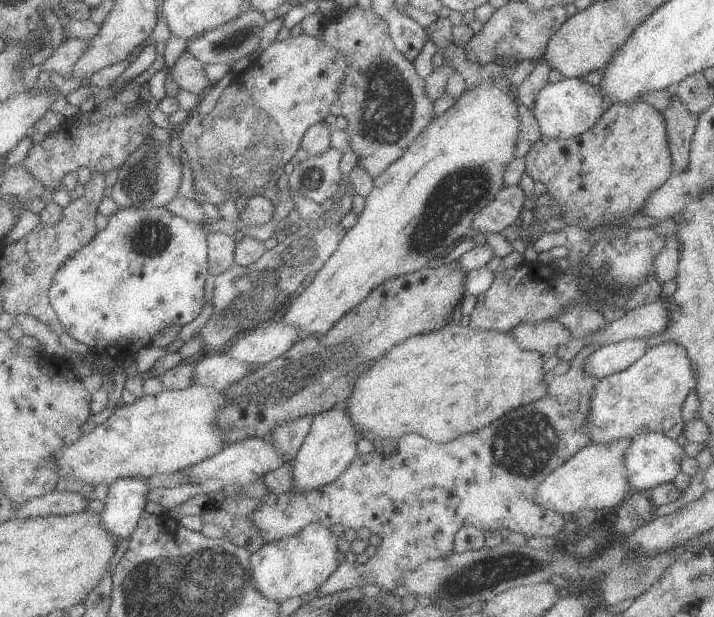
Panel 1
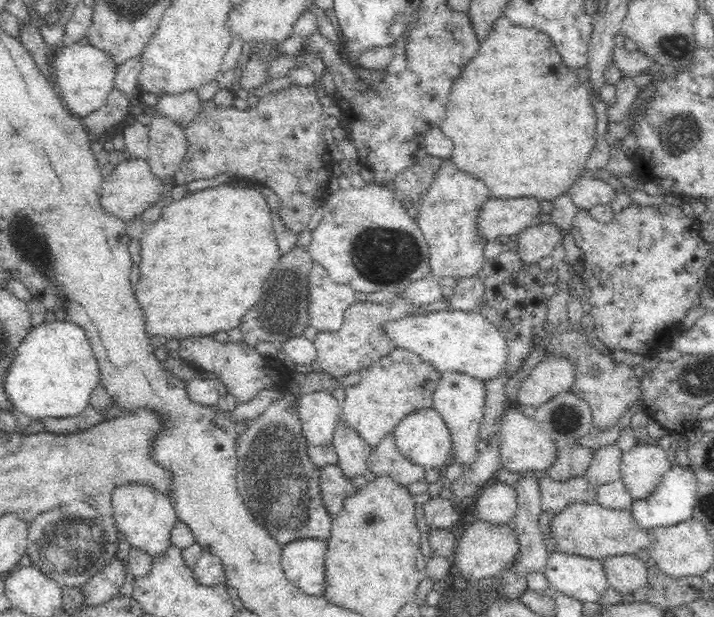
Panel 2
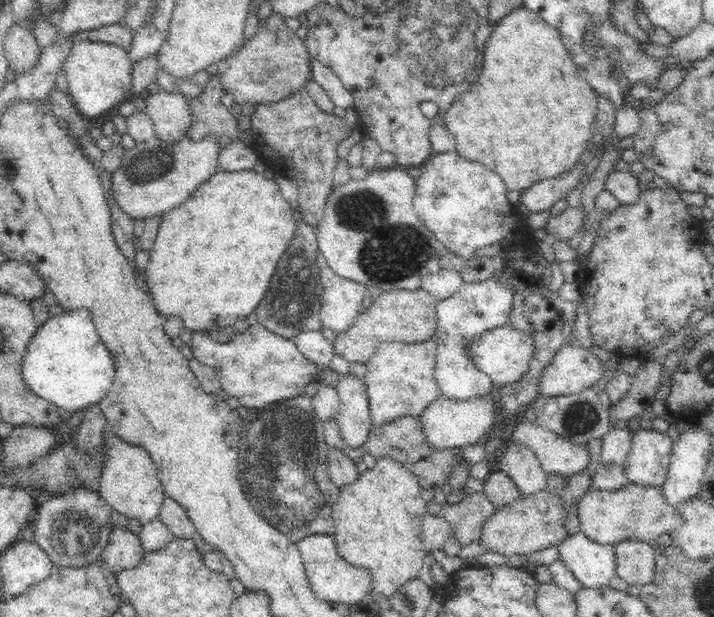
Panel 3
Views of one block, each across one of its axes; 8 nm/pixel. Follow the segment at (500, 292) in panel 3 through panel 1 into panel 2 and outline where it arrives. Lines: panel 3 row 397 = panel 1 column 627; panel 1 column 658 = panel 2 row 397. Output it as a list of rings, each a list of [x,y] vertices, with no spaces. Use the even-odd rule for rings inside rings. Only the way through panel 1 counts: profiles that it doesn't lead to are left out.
[[[446,372],[436,384],[433,394],[433,407],[446,423],[450,431],[452,450],[450,462],[457,462],[468,467],[478,456],[478,450],[484,442],[480,442],[480,424],[485,407],[485,381],[460,372]]]

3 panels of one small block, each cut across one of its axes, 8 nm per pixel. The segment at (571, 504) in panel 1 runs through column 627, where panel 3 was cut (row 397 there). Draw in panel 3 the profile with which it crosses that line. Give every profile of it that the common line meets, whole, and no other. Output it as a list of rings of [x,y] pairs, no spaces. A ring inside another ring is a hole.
[[[494,391],[466,400],[456,400],[440,395],[434,402],[428,404],[420,415],[422,431],[426,441],[436,449],[459,449],[467,444],[476,444],[484,441],[500,420],[500,403]]]

